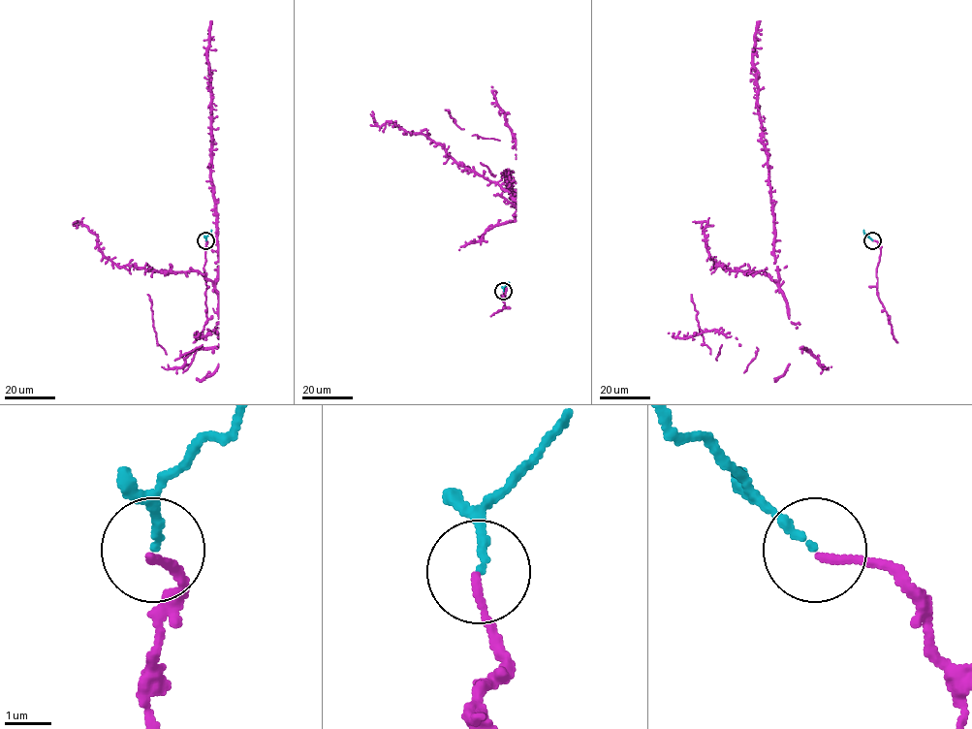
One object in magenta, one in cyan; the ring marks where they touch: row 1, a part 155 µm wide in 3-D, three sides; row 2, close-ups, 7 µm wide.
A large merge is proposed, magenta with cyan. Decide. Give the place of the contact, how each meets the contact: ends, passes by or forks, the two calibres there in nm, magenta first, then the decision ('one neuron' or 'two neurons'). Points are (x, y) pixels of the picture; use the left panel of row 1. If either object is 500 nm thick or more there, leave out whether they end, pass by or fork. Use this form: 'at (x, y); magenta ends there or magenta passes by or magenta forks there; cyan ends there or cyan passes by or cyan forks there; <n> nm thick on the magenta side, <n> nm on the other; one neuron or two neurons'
at (205, 240); magenta ends there; cyan ends there; 150 nm thick on the magenta side, 150 nm on the other; one neuron

